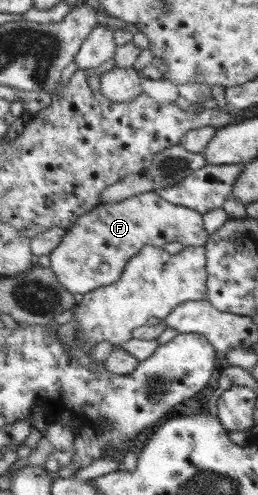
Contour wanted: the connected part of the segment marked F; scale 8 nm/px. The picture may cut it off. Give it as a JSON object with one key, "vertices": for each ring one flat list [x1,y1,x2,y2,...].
{"vertices":[[151,190,114,203,99,203,81,215,48,254,50,269,67,291,84,295,119,280,124,266,145,245,163,247,167,242,181,242,186,247,205,246,209,235,200,212,167,202]]}

